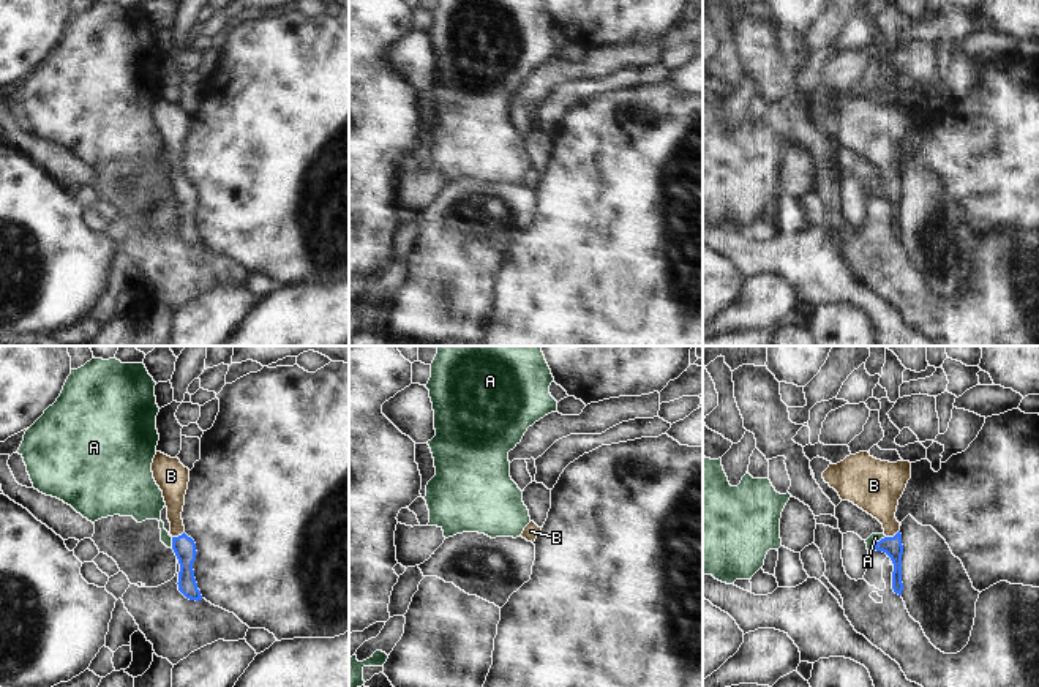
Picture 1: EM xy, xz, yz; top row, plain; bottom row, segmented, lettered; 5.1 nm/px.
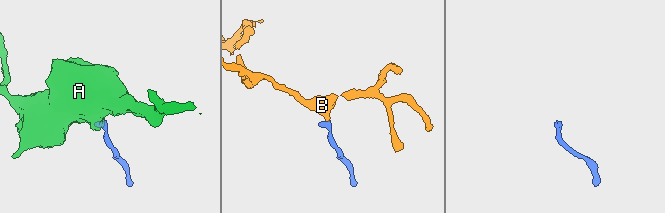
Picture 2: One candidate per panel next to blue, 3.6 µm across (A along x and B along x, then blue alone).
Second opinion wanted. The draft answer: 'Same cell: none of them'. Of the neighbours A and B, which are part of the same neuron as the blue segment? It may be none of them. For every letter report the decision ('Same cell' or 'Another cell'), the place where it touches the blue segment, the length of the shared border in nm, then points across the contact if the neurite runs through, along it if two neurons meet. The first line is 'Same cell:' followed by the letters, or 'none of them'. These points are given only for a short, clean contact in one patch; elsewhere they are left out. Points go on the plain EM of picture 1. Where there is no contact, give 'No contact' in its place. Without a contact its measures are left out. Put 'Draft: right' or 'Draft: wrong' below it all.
Same cell: B
A: Another cell. Touches blue at yz (877, 188). Shared border 100 nm. Boundary: yz (885, 182), (872, 195)
B: Same cell. Touches blue at yz (894, 182). Shared border 80 nm. Path across: yz (892, 193), (894, 182), (877, 136).
Draft: wrong

